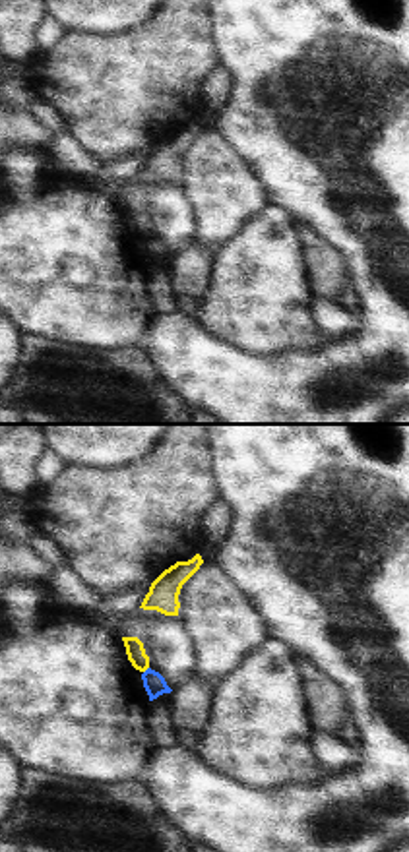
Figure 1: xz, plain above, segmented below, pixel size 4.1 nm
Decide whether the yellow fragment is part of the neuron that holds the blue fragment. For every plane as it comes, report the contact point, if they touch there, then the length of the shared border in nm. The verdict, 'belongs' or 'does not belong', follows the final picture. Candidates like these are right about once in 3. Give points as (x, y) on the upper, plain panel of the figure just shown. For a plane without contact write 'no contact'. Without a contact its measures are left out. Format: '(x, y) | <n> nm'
(146, 237) | 40 nm

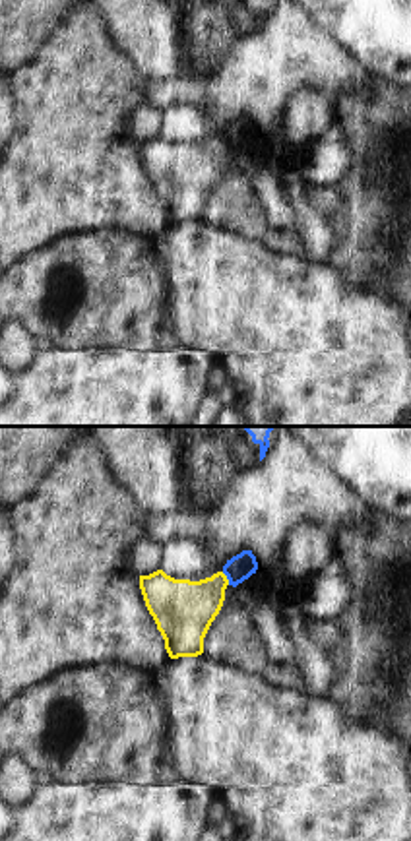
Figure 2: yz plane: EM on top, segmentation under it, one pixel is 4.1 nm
(227, 144) | 70 nm

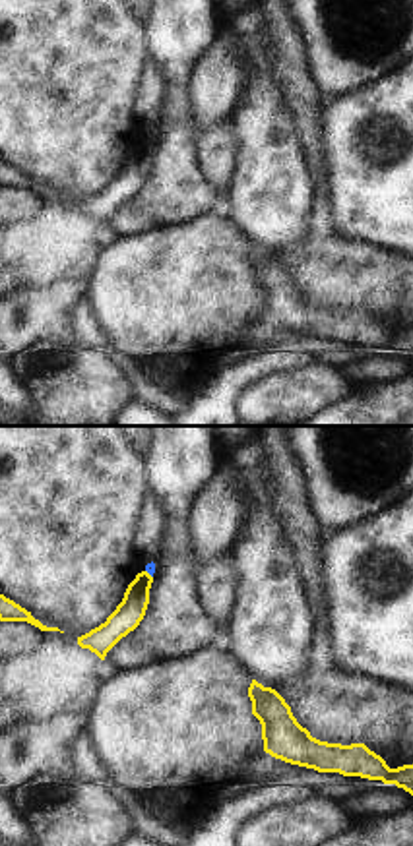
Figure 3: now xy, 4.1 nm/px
(148, 138) | 50 nm

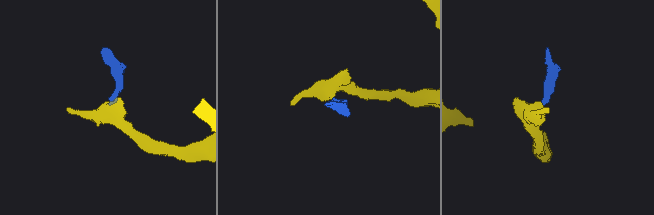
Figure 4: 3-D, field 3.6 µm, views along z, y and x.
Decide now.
does not belong

